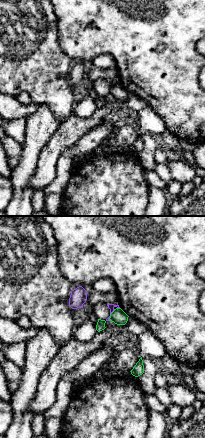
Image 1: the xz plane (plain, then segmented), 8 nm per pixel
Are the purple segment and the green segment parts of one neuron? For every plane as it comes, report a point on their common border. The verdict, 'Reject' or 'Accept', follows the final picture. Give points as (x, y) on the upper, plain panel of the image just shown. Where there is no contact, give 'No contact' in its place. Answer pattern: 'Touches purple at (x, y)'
Touches purple at (112, 87)

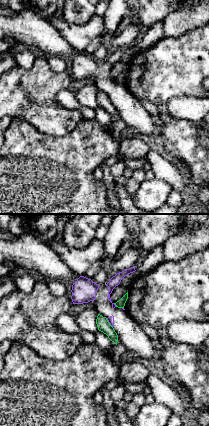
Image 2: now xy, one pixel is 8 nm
Touches purple at (115, 81)

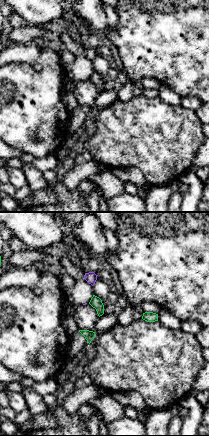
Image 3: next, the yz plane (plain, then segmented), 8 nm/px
No contact

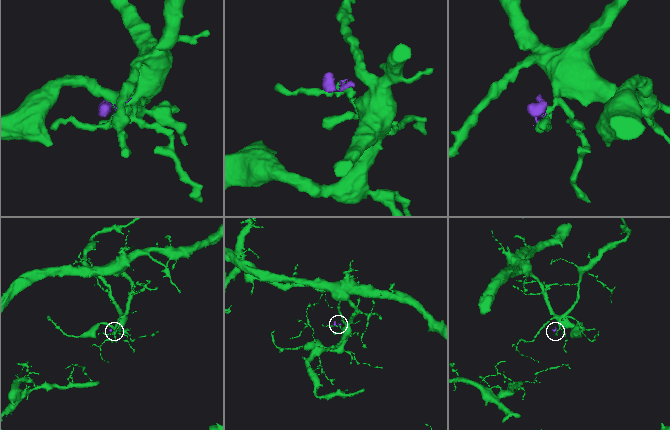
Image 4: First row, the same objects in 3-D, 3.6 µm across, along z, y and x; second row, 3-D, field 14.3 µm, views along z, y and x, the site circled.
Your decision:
Reject

